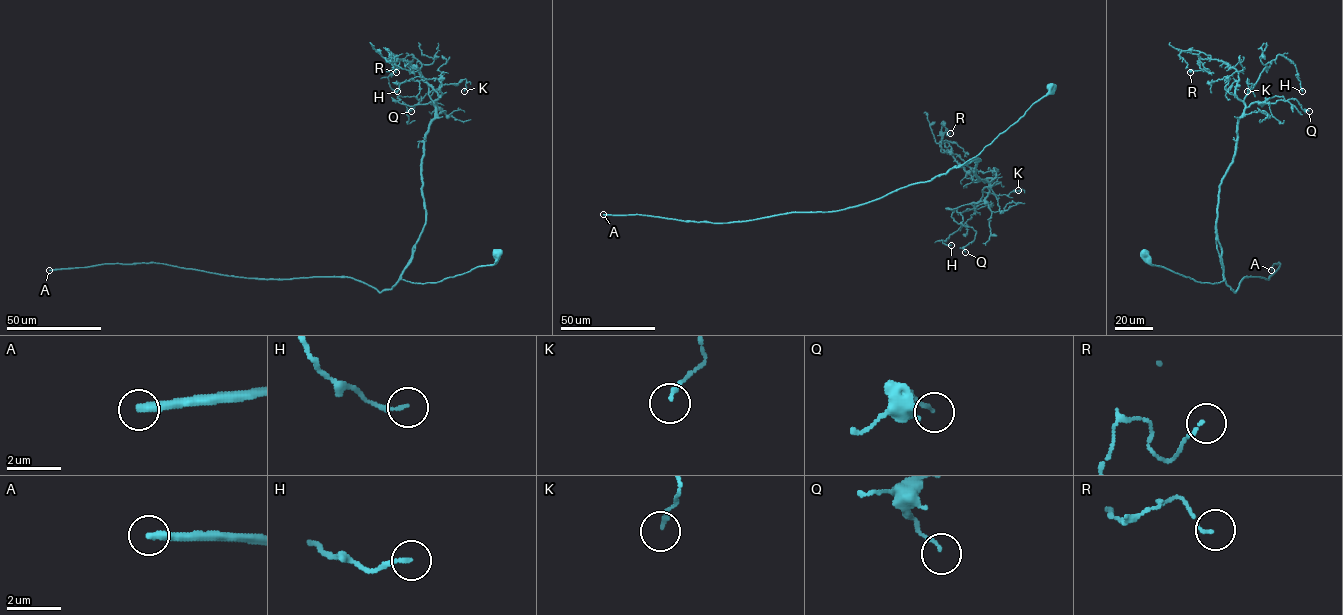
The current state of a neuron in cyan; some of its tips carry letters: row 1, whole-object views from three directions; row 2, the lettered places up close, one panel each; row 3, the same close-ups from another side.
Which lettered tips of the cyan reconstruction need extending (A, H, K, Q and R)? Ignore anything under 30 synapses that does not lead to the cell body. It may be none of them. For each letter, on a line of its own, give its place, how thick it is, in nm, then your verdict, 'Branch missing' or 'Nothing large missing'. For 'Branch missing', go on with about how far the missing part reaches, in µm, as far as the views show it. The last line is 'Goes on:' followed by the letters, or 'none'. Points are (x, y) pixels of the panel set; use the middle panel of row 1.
A: Place: (603, 214). Thickness 320 nm. Branch missing. Missing length about 300 µm
H: Place: (951, 245). Thickness 170 nm. Nothing large missing
K: Place: (1018, 190). Thickness 140 nm. Nothing large missing
Q: Place: (965, 252). Thickness 120 nm. Nothing large missing
R: Place: (950, 133). Thickness 100 nm. Nothing large missing
Goes on: A

